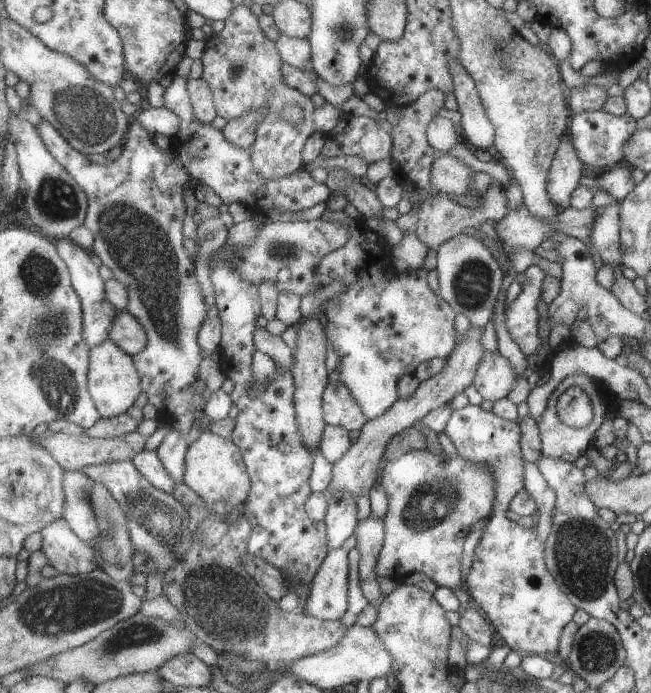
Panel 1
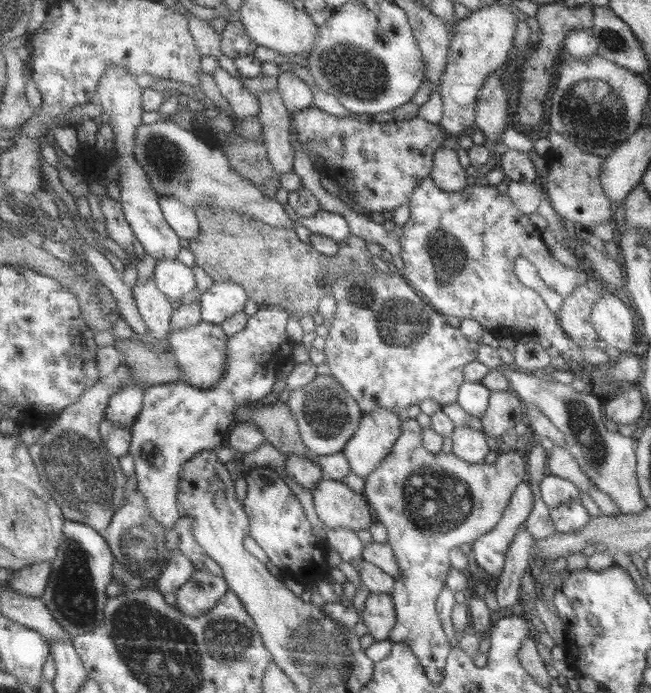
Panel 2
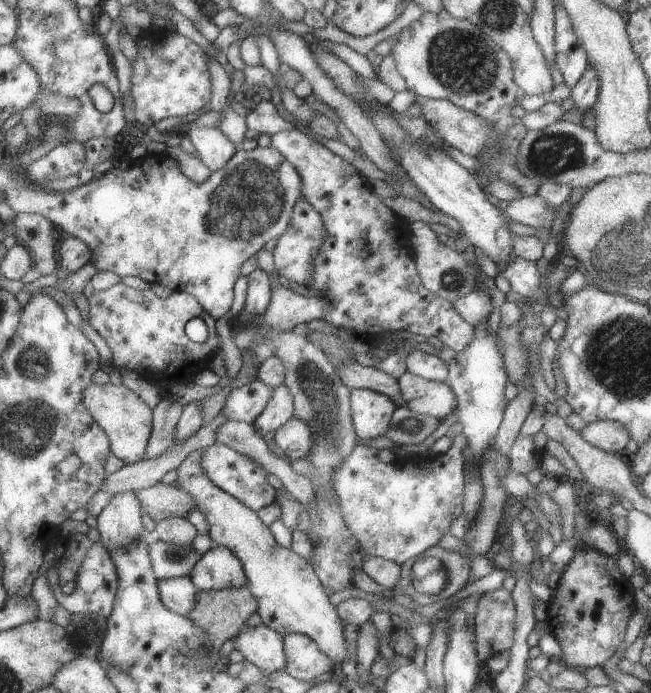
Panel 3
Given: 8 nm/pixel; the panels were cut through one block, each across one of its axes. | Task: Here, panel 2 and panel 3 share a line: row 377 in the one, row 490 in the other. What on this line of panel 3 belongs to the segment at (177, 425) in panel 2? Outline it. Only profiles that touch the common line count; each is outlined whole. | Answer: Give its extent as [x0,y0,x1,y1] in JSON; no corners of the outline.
[202,443,277,513]

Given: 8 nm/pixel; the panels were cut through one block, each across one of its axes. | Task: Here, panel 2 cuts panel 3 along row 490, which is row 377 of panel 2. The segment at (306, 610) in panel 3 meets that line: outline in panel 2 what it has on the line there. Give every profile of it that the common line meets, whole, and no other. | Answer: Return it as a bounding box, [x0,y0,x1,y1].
[169,321,230,389]

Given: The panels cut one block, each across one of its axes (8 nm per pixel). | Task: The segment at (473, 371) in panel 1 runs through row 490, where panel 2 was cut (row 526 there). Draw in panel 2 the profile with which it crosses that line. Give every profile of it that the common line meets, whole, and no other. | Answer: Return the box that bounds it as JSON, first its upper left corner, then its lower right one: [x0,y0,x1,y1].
[312,479,375,532]

